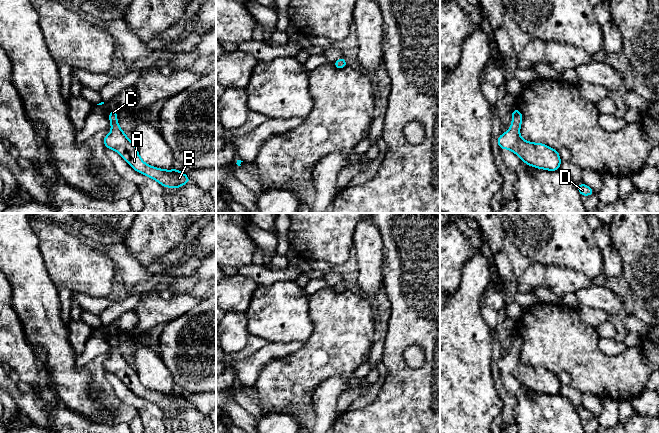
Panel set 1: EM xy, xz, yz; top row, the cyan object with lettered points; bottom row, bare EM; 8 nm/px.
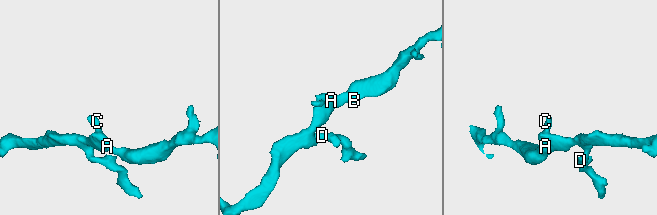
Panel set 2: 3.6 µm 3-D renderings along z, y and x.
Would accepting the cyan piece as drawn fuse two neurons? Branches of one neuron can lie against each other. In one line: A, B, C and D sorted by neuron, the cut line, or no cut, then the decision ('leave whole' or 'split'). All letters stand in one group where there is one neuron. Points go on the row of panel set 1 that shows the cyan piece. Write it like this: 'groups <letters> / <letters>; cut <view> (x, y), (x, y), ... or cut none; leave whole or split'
groups A B C D; cut none; leave whole

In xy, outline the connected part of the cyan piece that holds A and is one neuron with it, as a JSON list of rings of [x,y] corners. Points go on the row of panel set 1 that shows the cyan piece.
[[[112,109],[108,115],[111,132],[103,139],[107,149],[115,150],[135,171],[161,184],[162,187],[177,189],[191,182],[190,178],[177,169],[165,170],[146,164],[140,157],[137,147],[118,124],[117,111]]]

